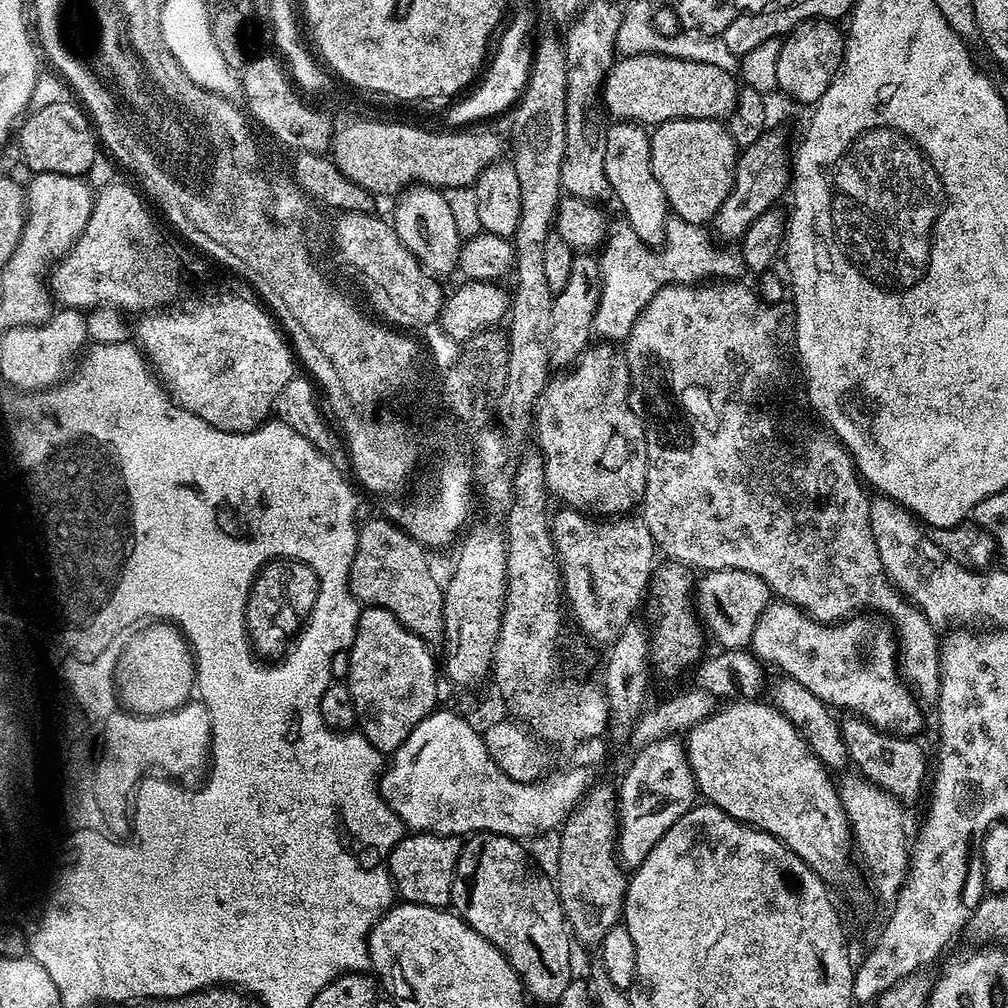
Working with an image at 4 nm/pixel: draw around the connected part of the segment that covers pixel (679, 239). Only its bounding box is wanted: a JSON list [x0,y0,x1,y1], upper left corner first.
[592,215,724,342]

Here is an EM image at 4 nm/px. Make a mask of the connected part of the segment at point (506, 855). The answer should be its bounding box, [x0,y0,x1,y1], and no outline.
[451,832,574,1005]

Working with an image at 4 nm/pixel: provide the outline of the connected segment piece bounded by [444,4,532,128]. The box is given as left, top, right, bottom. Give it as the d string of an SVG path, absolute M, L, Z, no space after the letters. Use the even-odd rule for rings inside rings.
M524 4L520 5L515 14L510 30L504 33L500 38L500 45L497 46L494 58L485 69L480 86L473 87L474 92L468 96L465 95L462 100L453 101L454 103L446 112L444 118L445 124L450 128L464 128L492 116L502 113L504 110L509 111L520 99L525 85L528 83L529 74L532 66L531 47L525 46L526 36L532 24L532 12ZM478 86L478 87L477 87ZM468 96L468 97L467 97Z

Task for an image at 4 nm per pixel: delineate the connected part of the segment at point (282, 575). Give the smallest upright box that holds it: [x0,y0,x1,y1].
[247,558,320,660]

